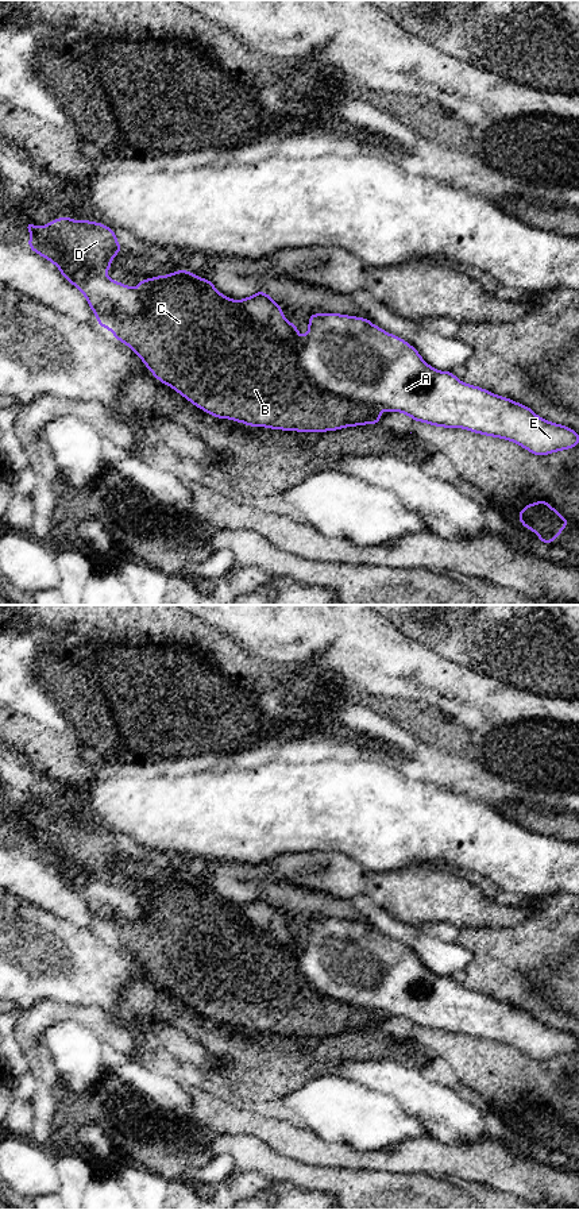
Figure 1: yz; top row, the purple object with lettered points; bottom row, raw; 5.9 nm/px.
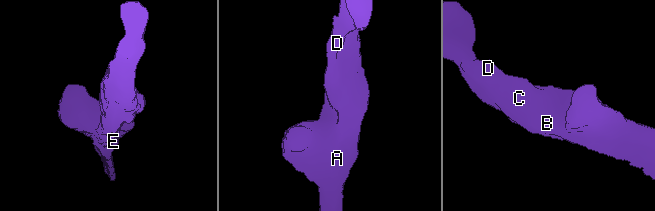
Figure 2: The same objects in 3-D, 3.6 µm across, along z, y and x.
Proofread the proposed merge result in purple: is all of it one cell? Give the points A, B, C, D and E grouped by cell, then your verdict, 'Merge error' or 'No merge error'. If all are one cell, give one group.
Groups: A E / B C D. Merge error

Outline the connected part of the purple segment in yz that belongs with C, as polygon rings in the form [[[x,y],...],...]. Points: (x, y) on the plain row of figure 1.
[[[175,875],[136,887],[138,895],[144,901],[143,917],[138,922],[116,922],[113,943],[128,951],[159,987],[201,1016],[216,1024],[228,1024],[248,1032],[313,1038],[381,1029],[379,1013],[317,995],[297,959],[269,932],[243,920],[209,883],[197,882],[190,875]]]

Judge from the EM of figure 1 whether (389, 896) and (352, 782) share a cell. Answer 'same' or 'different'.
different

